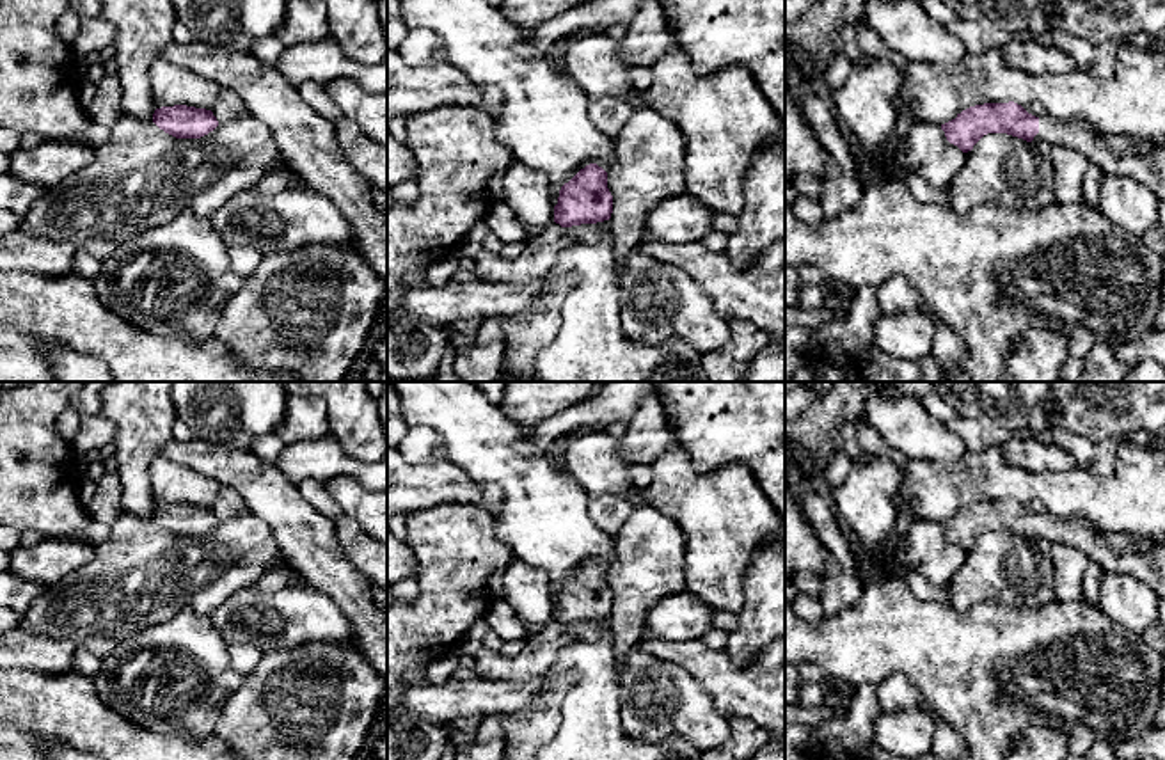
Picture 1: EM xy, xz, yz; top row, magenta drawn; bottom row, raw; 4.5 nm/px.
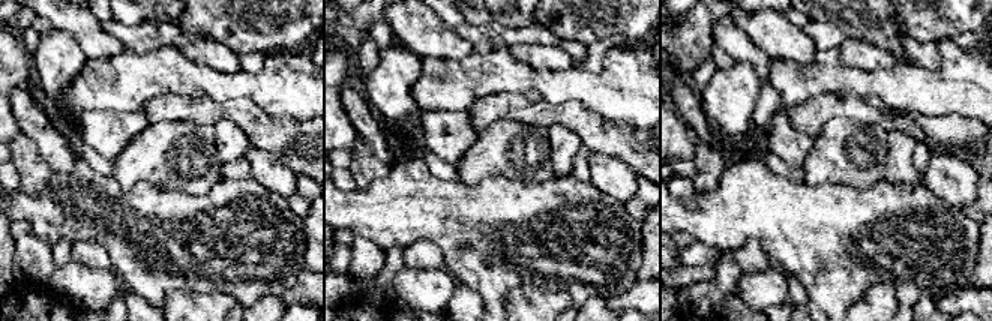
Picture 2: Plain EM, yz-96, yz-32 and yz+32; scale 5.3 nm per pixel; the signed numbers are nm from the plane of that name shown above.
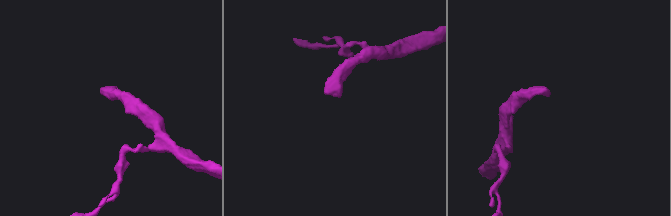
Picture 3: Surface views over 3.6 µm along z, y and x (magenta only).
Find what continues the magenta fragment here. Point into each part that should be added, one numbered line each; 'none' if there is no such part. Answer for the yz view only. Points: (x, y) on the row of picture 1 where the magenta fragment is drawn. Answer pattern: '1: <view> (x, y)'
1: yz (1146, 167)

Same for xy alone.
none

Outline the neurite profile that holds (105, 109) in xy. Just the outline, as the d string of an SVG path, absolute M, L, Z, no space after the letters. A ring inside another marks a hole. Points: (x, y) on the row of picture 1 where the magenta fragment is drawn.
M105 75L98 83L92 103L87 107L91 121L112 128L114 123L123 115L121 96L123 89L119 80Z

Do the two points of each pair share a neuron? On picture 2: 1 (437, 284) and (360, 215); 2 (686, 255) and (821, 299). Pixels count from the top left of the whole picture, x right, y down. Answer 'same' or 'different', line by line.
1: different
2: different

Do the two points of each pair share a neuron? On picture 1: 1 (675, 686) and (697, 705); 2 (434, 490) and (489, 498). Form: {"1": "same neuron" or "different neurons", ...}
{"1": "same neuron", "2": "same neuron"}

